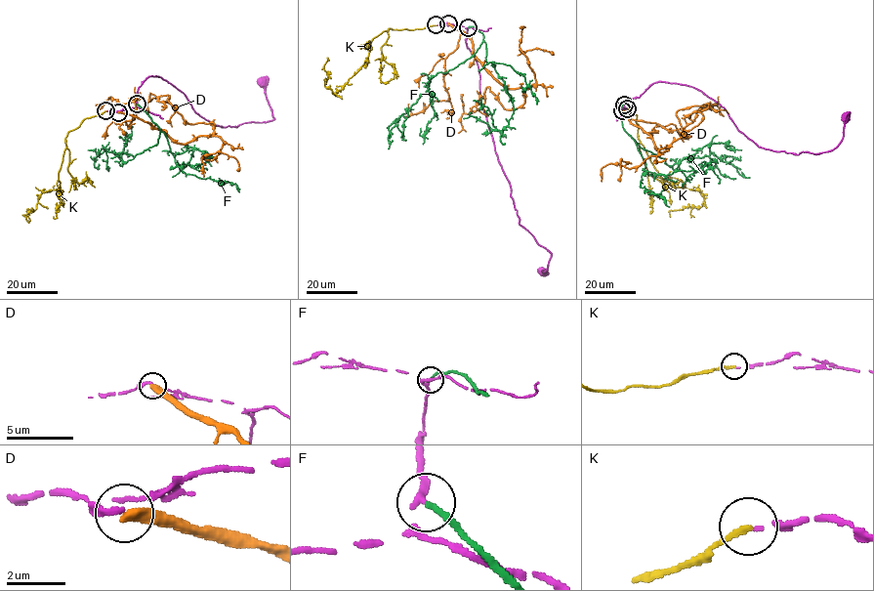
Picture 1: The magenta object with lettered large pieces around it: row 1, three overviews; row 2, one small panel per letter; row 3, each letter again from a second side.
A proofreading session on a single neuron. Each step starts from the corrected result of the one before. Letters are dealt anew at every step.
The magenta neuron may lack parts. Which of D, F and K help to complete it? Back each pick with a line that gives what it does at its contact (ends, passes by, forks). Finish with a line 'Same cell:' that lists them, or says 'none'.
F: It ends there
K: It ends there
Same cell: F, K

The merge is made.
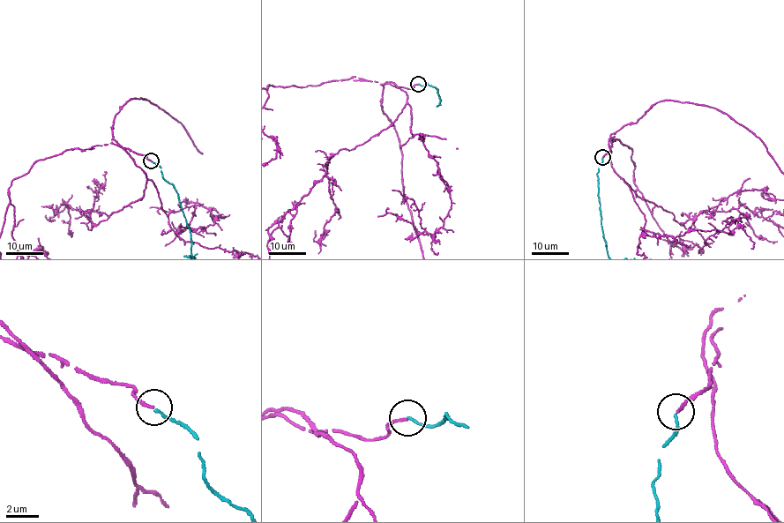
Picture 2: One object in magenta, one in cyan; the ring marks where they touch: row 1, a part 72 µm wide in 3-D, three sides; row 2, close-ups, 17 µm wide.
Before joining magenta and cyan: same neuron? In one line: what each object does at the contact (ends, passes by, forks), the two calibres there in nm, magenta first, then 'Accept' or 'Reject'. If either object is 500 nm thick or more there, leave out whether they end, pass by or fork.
At the ring magenta ends. At the ring cyan ends. Thickness 170 nm (magenta) against 150 nm. Accept

